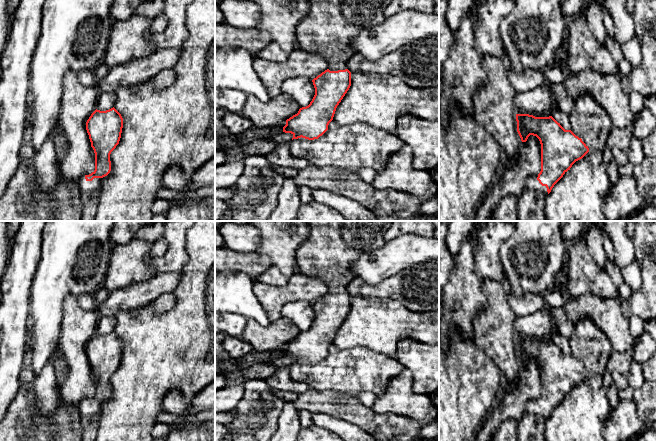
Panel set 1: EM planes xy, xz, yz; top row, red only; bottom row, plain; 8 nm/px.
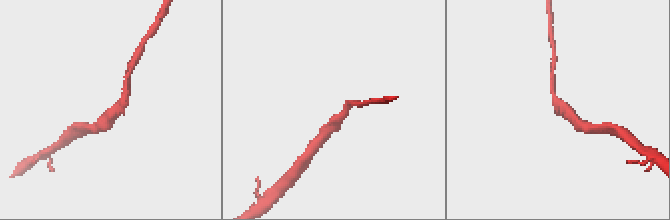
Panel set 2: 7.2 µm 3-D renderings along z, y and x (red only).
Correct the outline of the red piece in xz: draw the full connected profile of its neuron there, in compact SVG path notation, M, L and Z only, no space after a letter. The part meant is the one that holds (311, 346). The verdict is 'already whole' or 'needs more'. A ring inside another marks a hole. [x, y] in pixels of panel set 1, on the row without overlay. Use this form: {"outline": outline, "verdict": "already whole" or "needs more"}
{"outline": "M305 221L310 229L308 238L296 251L297 271L308 276L322 280L328 286L328 293L312 304L315 319L306 331L299 333L298 337L286 344L283 356L291 357L293 363L305 362L308 364L318 363L327 354L333 344L335 335L351 310L351 296L347 293L347 285L356 278L352 271L352 264L364 253L382 247L386 242L384 235L393 221Z", "verdict": "needs more"}

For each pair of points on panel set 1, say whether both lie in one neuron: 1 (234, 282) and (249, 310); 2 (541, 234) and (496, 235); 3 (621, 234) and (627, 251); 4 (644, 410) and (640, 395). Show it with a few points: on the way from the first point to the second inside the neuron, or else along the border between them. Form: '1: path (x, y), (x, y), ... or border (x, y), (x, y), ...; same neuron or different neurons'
1: path (234, 289), (234, 293), (244, 303); same neuron
2: border (514, 231), (502, 244), (499, 256); different neurons
3: path (621, 238), (624, 247); same neuron
4: path (644, 406), (644, 399); same neuron

